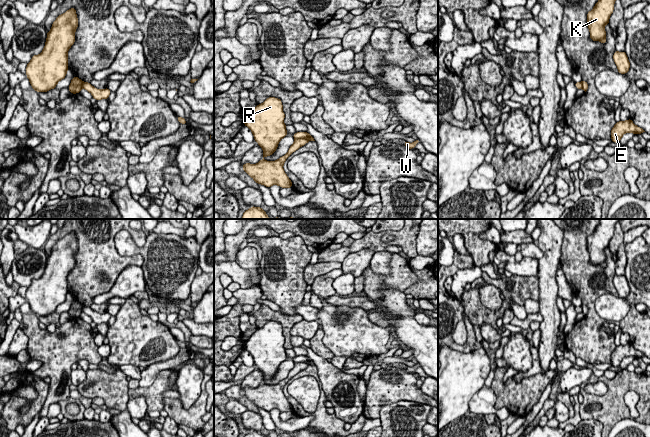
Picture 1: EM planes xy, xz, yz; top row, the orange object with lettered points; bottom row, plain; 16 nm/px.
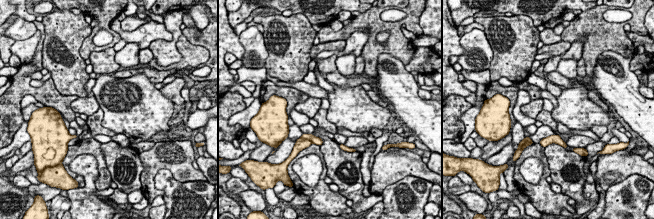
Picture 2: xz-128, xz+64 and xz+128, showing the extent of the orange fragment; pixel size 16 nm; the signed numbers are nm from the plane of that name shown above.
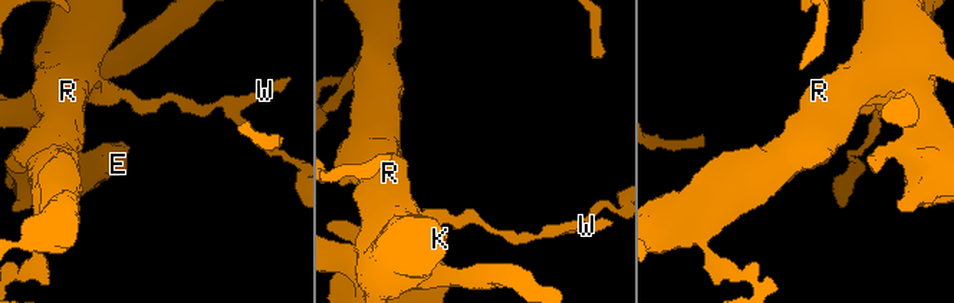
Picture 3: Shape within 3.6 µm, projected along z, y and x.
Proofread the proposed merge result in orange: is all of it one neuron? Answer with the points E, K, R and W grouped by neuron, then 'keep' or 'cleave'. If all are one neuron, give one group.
E / K R W; cleave

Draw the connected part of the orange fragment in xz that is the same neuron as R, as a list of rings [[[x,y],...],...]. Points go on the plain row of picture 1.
[[[269,321],[262,328],[258,328],[244,345],[244,349],[253,357],[254,364],[263,373],[262,384],[271,380],[280,364],[287,360],[282,331],[280,323]]]

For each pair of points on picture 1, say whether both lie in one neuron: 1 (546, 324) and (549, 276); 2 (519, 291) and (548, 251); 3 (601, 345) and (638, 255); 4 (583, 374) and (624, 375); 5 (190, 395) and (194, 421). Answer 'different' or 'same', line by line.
1: same
2: different
3: different
4: different
5: different

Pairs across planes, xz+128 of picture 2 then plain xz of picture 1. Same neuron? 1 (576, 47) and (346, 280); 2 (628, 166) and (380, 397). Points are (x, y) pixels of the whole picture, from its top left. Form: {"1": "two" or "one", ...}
{"1": "two", "2": "one"}

